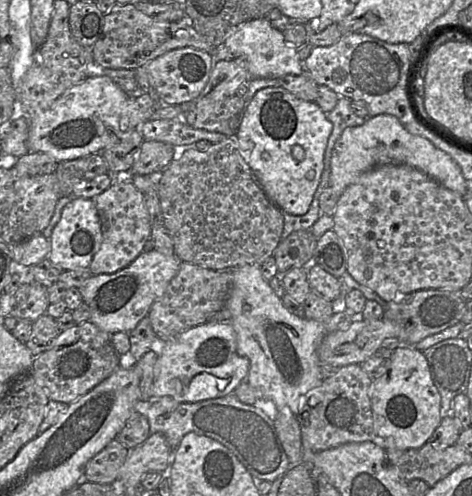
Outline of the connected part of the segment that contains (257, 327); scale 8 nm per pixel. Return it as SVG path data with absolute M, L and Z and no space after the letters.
M257 264L235 268L231 274L225 307L231 314L230 323L236 333L237 354L249 360L246 382L258 390L263 398L273 401L279 411L288 406L297 416L301 398L323 382L318 357L321 341L327 334L346 330L354 321L363 320L363 317L344 309L334 312L326 322L299 318L283 306L269 286L269 281L262 277Z

